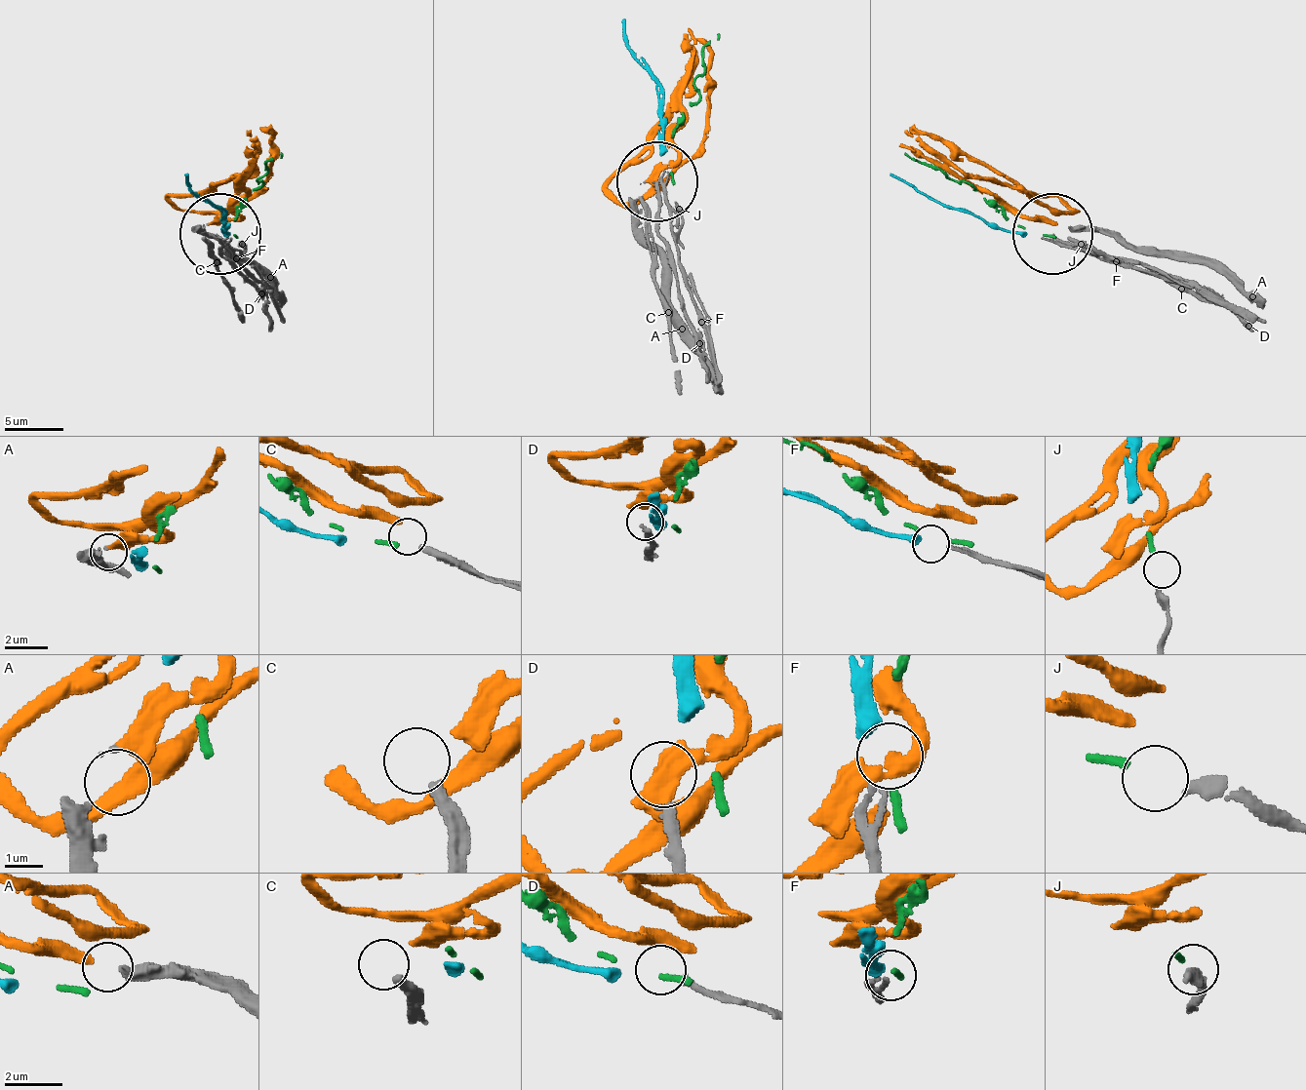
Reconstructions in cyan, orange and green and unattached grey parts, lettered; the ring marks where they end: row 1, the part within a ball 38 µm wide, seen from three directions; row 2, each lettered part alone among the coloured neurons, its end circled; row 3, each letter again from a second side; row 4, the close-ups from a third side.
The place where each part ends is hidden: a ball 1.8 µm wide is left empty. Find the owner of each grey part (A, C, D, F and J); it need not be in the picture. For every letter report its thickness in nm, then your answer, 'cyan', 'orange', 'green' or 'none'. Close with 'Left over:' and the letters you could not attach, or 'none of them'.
A: 440 nm | orange
C: 340 nm | none
D: 240 nm | none
F: 180 nm | cyan
J: 400 nm | green
Left over: C, D

